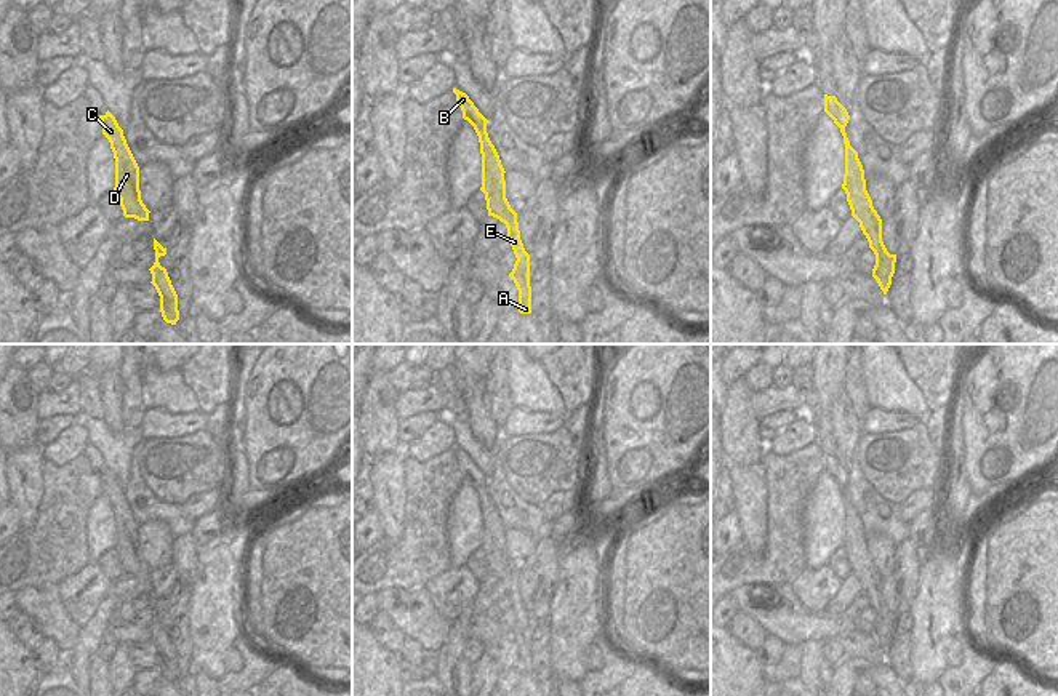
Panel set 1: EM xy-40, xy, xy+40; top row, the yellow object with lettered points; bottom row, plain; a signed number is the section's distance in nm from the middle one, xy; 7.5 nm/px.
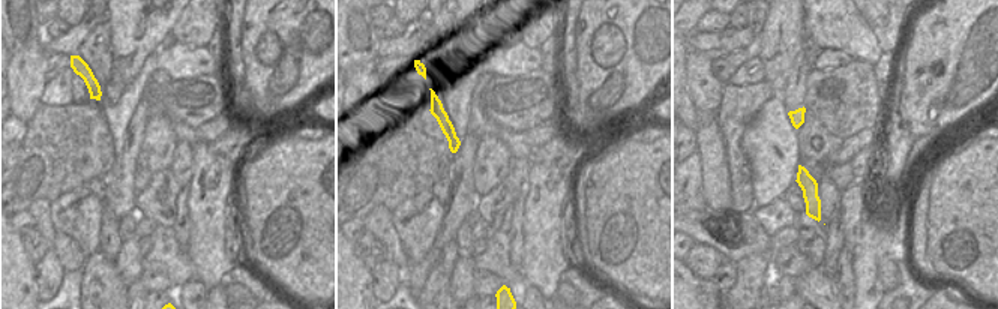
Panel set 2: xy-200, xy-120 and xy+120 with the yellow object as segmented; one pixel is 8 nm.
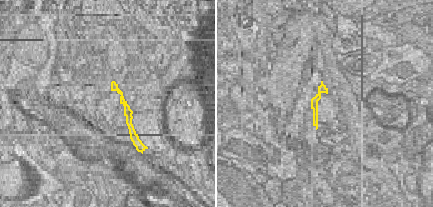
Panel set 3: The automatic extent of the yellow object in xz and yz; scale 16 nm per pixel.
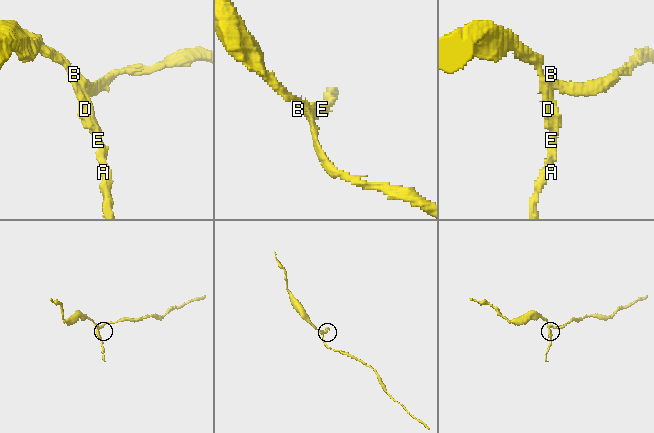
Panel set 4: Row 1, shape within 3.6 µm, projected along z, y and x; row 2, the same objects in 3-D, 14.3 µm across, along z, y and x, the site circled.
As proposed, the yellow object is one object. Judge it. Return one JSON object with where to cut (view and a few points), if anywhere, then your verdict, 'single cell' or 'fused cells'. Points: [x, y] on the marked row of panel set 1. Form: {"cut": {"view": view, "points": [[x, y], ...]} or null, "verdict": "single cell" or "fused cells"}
{"cut": {"view": "xy", "points": [[474, 125], [485, 128]]}, "verdict": "fused cells"}

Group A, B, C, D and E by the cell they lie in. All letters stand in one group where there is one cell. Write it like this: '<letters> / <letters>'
A C D E / B

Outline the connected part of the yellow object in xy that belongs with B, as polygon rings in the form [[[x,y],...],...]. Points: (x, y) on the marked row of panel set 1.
[[[453,88],[456,101],[463,110],[463,118],[467,120],[475,128],[487,128],[488,120],[479,112],[469,96],[456,88]]]

